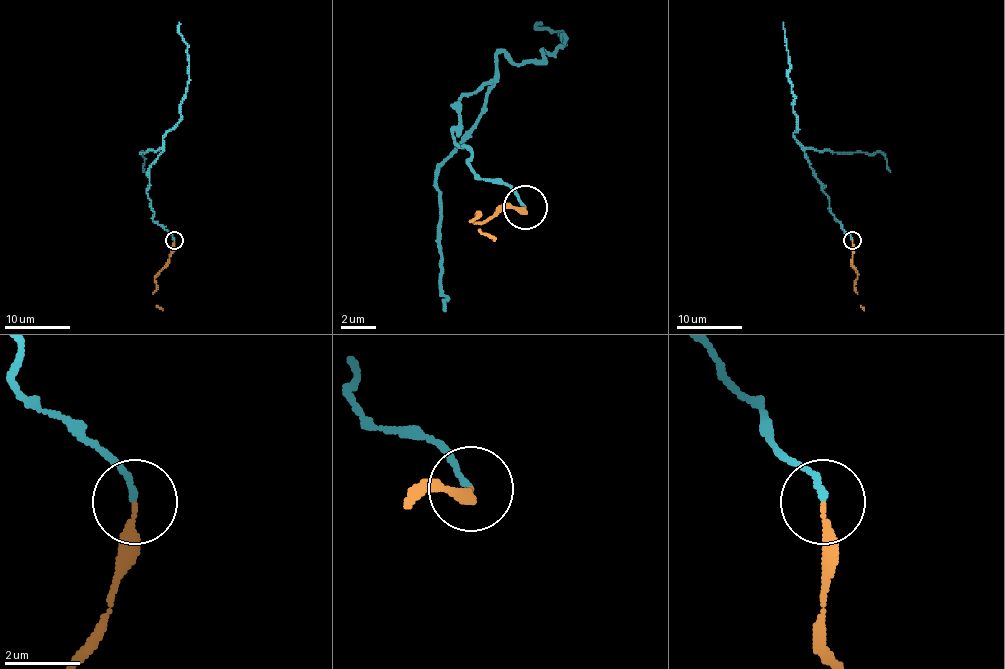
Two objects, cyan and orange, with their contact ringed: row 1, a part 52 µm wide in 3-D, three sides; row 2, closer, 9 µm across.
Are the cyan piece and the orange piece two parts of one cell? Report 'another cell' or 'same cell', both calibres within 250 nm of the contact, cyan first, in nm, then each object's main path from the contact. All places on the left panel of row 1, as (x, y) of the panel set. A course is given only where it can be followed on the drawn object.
same cell | 150/180 nm | cyan via (174, 239), (153, 220), (146, 192), (149, 167), (181, 118), (189, 76), (187, 43), (179, 22) | orange via (174, 239), (169, 262), (154, 279), (156, 290), (153, 294), (156, 305), (162, 310)

